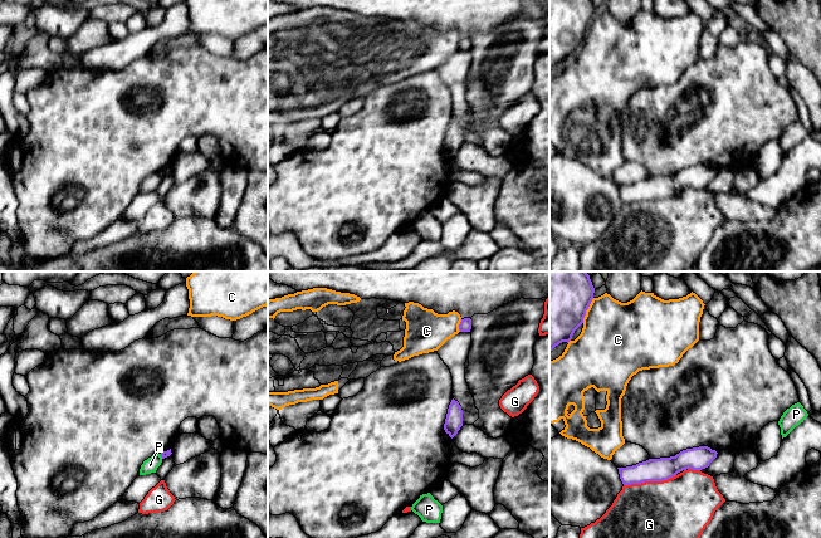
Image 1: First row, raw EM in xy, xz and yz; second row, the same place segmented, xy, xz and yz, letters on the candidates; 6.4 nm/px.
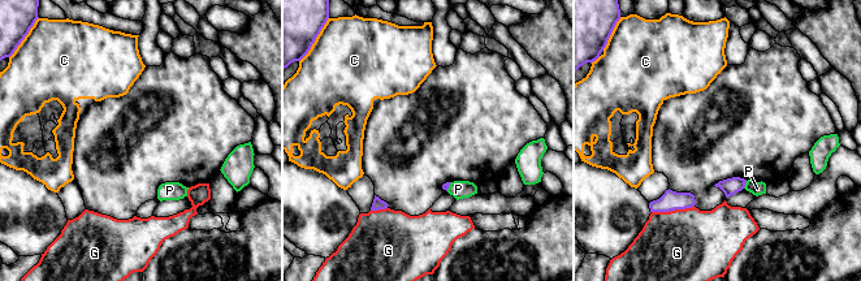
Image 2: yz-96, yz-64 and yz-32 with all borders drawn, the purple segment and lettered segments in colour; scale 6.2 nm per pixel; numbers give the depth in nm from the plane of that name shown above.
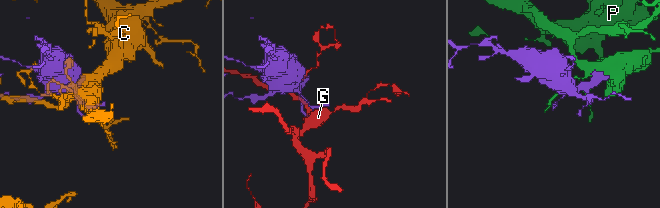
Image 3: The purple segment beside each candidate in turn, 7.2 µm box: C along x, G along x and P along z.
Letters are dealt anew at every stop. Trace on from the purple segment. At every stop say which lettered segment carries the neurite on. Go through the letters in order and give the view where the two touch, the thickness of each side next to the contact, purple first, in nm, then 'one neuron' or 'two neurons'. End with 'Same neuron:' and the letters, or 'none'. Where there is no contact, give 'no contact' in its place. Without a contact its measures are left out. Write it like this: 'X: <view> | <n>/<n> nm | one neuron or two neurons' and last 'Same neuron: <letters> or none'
C: yz | 400/440 nm | two neurons
G: yz | 140/500 nm | two neurons
P: xy | 50/90 nm | two neurons
Same neuron: none

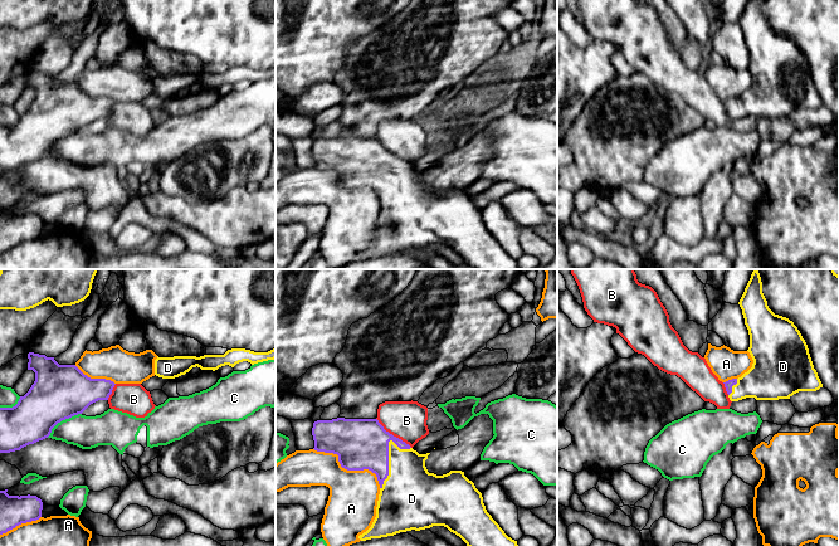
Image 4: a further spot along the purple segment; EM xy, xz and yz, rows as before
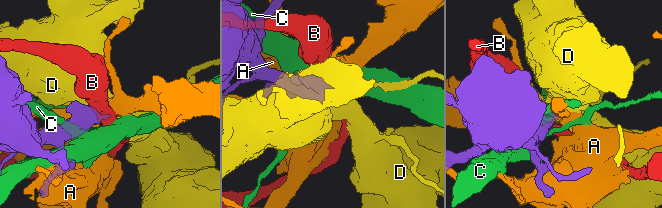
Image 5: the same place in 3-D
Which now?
A: xz | 320/320 nm | two neurons
B: xz | 320/260 nm | two neurons
C: xy | 360/200 nm | two neurons
D: xz | 320/320 nm | one neuron
Same neuron: D

